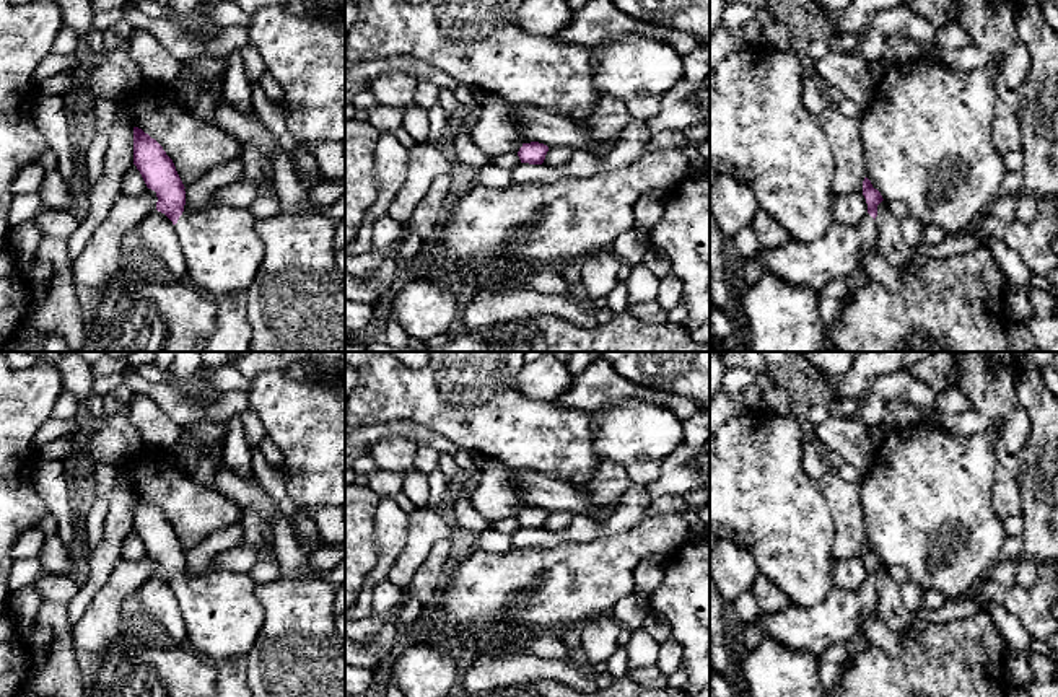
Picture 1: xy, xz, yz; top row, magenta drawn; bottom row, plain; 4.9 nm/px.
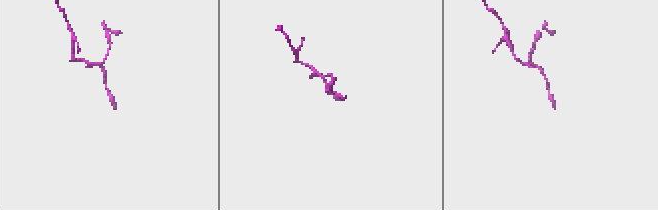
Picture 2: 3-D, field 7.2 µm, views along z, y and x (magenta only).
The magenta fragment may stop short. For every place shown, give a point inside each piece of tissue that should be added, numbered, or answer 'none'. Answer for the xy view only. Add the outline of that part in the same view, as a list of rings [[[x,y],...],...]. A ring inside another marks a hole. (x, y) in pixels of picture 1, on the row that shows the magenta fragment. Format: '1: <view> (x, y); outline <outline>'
1: xy (222, 249); outline [[[247,208],[182,212],[174,225],[187,280],[213,298],[247,292],[264,259],[264,243]]]

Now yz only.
1: yz (837, 254); outline [[[868,213],[859,225],[843,225],[833,221],[825,235],[812,243],[789,239],[776,249],[760,249],[755,257],[762,262],[762,270],[773,274],[785,283],[822,292],[822,288],[835,278],[850,280],[861,270],[863,252],[877,249],[877,225]]]

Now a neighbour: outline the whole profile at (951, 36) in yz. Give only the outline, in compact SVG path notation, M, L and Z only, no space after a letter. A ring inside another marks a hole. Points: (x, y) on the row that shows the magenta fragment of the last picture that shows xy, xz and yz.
M947 24L942 29L938 31L934 36L934 41L939 44L938 50L923 50L918 57L918 60L923 62L938 62L939 54L946 49L957 49L960 46L970 46L972 39L968 34L962 33L962 28L959 24Z

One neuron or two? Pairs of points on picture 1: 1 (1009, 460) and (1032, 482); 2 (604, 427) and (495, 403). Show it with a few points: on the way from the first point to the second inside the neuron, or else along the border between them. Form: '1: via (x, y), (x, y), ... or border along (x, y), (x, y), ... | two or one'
1: border along (1031, 433), (1021, 460), (1021, 510) | two
2: border along (588, 412), (593, 450), (603, 460) | two

